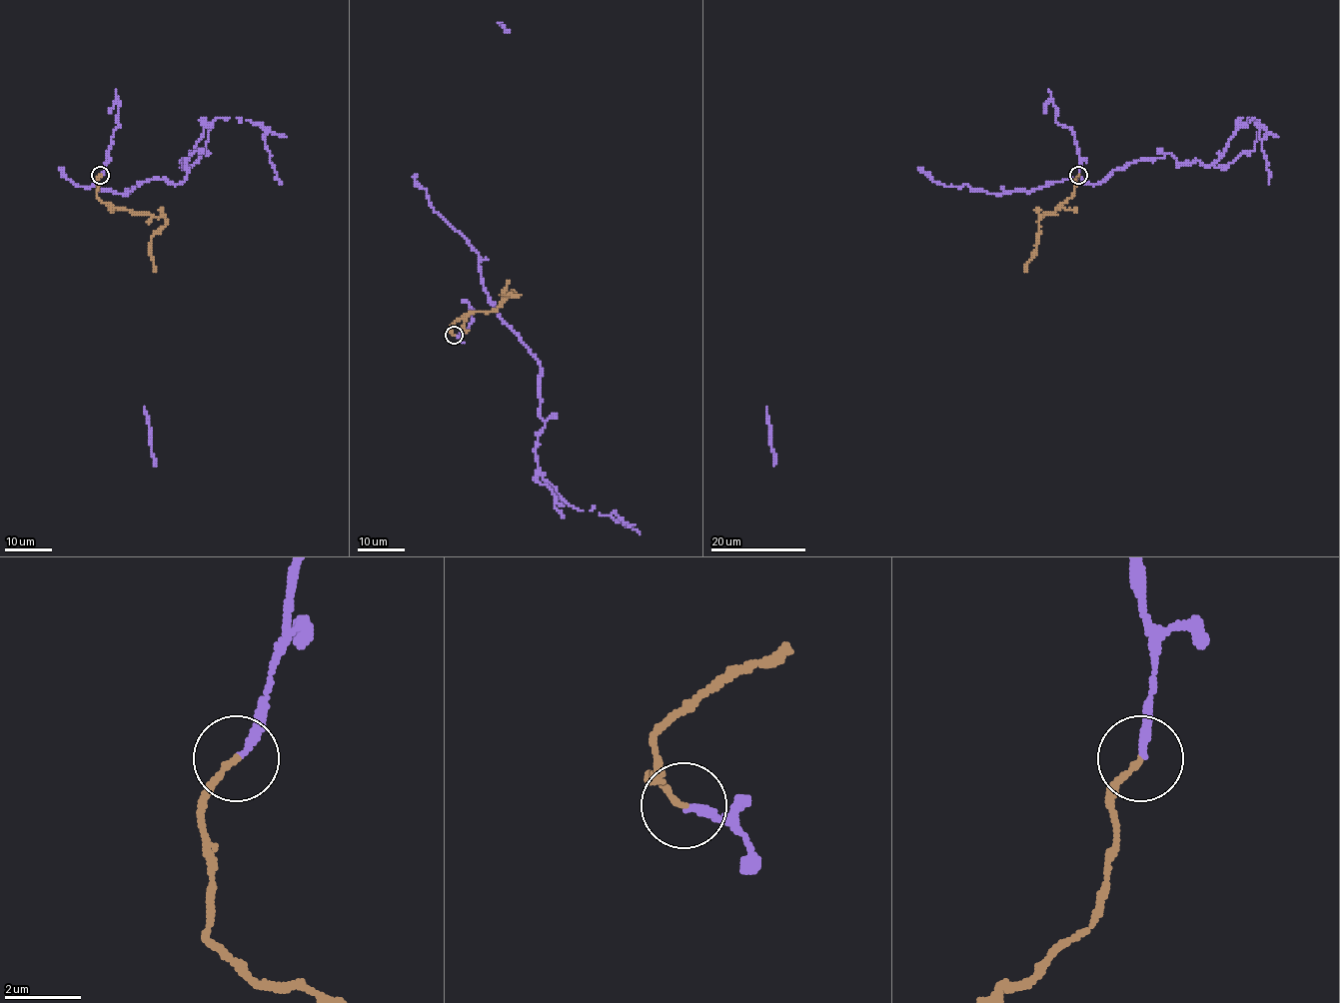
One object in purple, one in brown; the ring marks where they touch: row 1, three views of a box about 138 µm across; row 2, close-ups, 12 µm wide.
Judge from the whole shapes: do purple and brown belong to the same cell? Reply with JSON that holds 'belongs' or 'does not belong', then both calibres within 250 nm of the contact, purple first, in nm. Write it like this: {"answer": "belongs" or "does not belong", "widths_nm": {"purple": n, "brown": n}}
{"answer": "belongs", "widths_nm": {"purple": 200, "brown": 150}}

